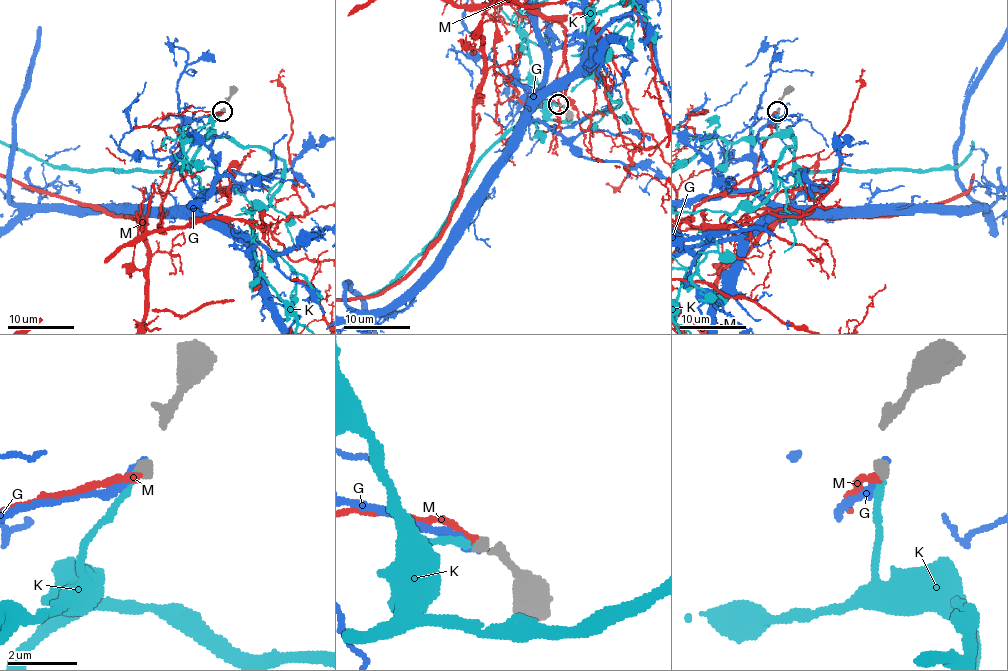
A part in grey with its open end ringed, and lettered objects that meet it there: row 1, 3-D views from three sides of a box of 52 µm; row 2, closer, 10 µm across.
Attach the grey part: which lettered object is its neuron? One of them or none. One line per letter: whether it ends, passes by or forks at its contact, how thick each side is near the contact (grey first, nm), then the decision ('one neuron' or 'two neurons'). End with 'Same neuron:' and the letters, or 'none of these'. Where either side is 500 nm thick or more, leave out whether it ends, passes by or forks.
G: it ends; calibres 280 and 260 nm; two neurons
K: it ends; calibres 280 and 200 nm; one neuron
M: it ends; calibres 280 and 200 nm; two neurons
Same neuron: K

